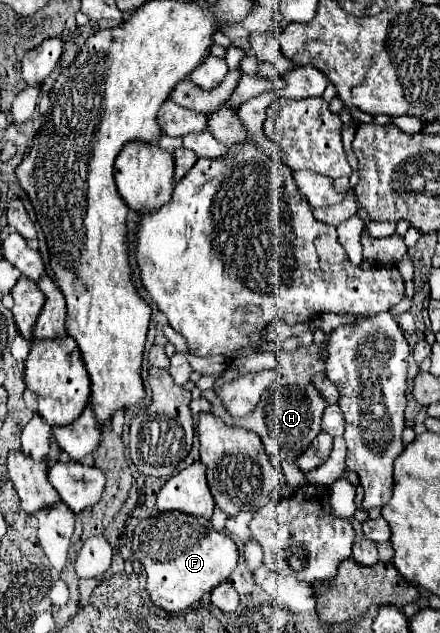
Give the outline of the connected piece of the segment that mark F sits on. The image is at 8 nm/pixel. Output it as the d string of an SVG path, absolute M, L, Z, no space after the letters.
M176 511L142 519L132 535L132 553L144 565L146 591L152 603L168 613L184 611L200 601L204 593L226 581L238 563L236 543L228 535L216 531L206 517Z

